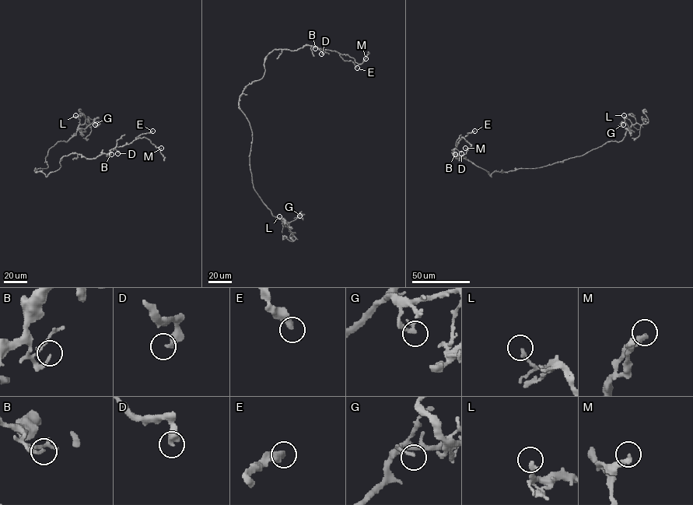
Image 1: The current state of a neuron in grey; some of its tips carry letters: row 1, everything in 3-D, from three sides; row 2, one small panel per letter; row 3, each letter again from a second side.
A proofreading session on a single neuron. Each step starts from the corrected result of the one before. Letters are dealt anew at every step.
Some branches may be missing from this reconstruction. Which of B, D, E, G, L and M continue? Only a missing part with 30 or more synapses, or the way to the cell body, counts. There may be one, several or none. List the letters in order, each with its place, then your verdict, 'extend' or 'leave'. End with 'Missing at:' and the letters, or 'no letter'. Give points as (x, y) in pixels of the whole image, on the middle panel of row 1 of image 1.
B: (315, 48) | leave
D: (321, 54) | leave
E: (357, 68) | leave
G: (299, 215) | leave
L: (279, 216) | leave
M: (365, 58) | leave
Missing at: no letter

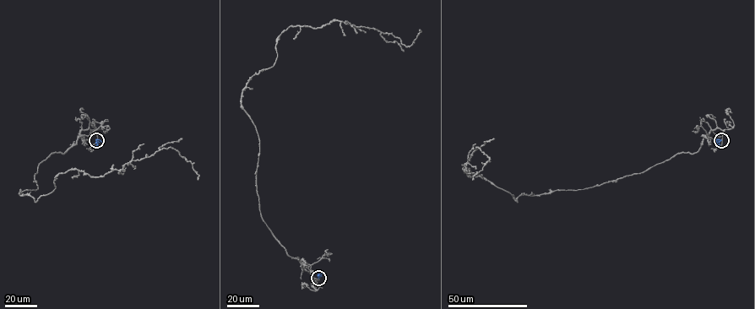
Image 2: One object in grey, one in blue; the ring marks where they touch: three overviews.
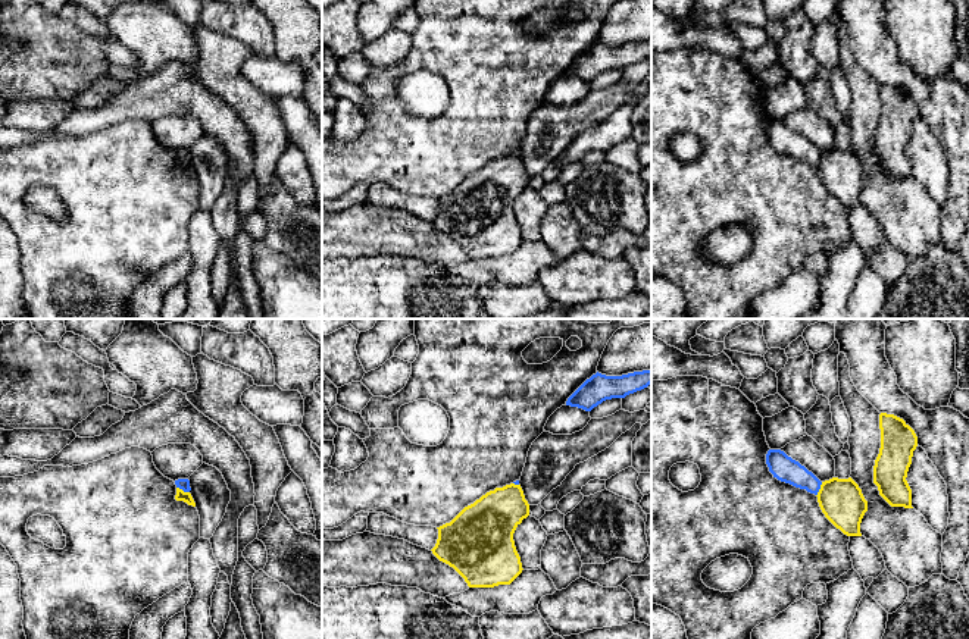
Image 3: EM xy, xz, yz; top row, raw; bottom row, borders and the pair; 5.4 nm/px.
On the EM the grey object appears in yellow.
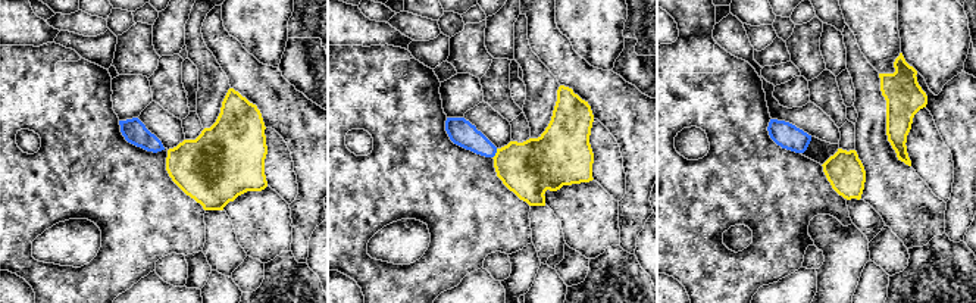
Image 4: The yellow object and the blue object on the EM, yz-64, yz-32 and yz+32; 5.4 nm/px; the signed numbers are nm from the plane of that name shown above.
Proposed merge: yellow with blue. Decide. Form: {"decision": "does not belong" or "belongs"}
{"decision": "does not belong"}

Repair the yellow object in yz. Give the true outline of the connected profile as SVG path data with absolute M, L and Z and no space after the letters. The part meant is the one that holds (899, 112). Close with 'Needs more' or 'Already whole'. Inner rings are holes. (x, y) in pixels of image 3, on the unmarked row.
M879 85L881 119L873 137L873 154L891 178L912 178L912 160L906 151L918 118L915 101L894 85Z. Already whole

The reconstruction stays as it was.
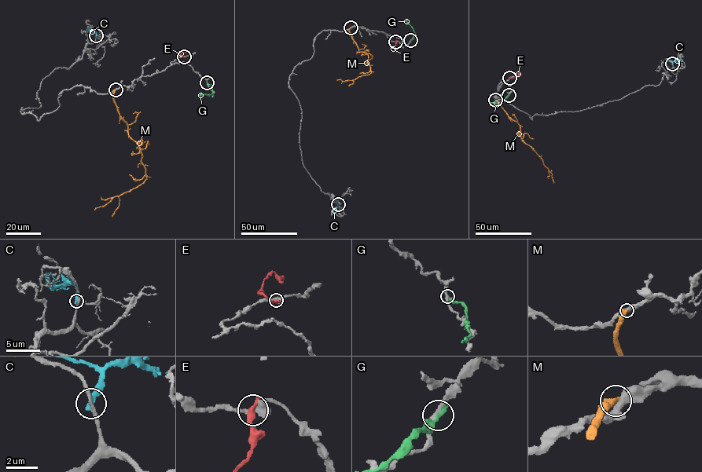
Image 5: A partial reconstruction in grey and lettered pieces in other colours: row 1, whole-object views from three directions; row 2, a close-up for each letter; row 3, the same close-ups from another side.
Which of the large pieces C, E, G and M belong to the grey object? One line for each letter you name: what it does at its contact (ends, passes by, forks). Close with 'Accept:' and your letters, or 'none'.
Accept: none

